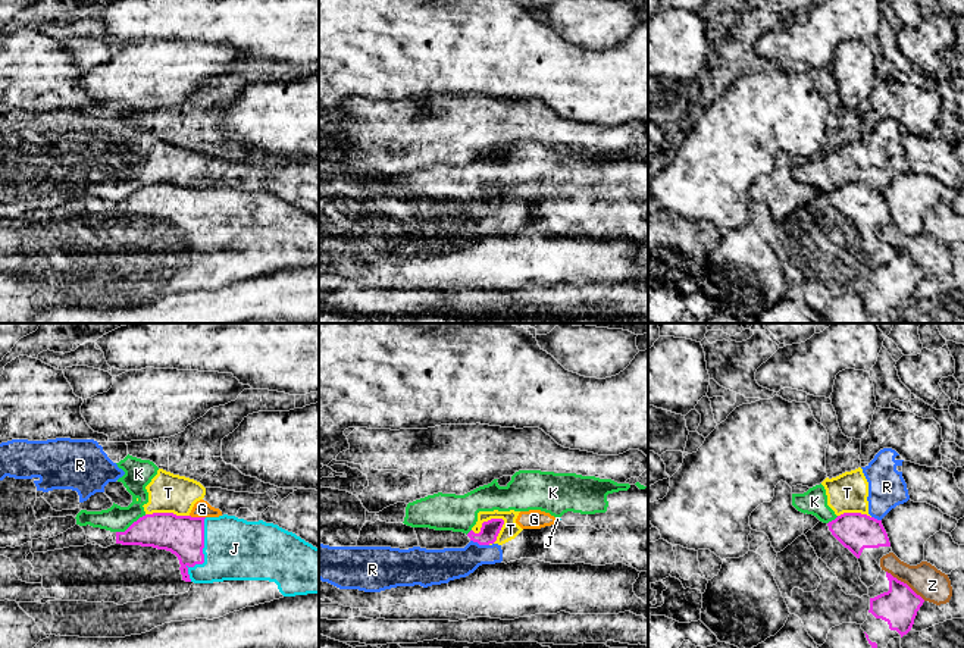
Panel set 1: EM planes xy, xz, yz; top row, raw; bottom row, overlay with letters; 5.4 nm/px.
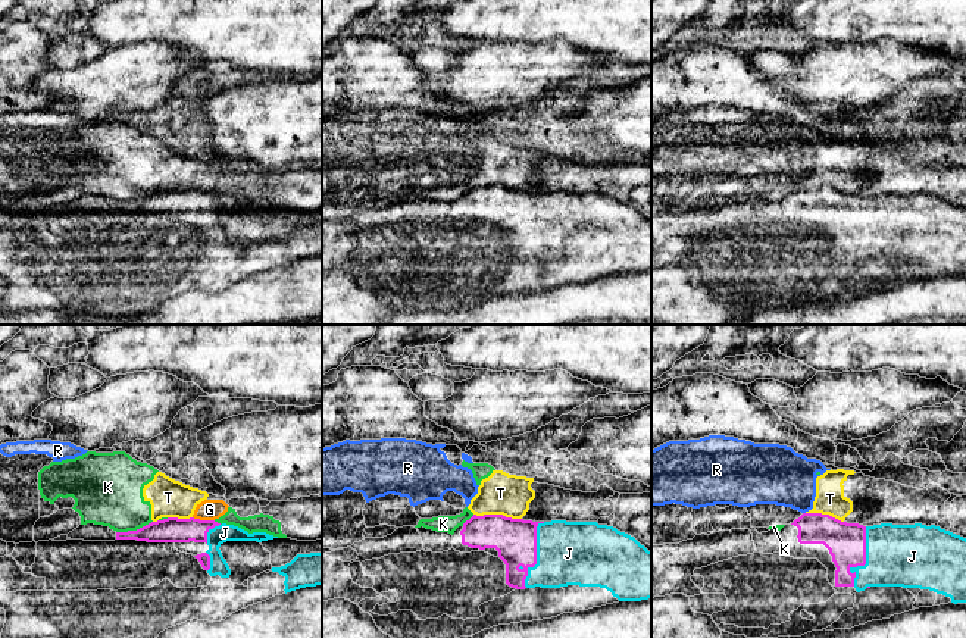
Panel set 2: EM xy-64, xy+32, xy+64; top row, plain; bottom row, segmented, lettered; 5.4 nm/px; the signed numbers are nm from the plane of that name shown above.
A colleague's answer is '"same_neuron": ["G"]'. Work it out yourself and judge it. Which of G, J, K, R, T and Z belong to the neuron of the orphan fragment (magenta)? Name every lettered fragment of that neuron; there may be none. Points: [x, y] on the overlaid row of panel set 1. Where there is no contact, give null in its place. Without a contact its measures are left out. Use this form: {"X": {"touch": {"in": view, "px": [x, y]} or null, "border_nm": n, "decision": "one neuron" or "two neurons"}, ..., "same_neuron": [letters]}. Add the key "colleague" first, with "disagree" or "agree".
{"colleague": "disagree", "G": {"touch": {"in": "xy", "px": [197, 517]}, "border_nm": 90, "decision": "two neurons"}, "J": {"touch": {"in": "xy", "px": [202, 553]}, "border_nm": 360, "decision": "one neuron"}, "K": {"touch": {"in": "xy", "px": [132, 523]}, "border_nm": 190, "decision": "two neurons"}, "R": {"touch": {"in": "xz", "px": [479, 544]}, "border_nm": 110, "decision": "two neurons"}, "T": {"touch": {"in": "xz", "px": [485, 522]}, "border_nm": 190, "decision": "two neurons"}, "Z": {"touch": {"in": "yz", "px": [905, 584]}, "border_nm": 280, "decision": "two neurons"}, "same_neuron": ["J"]}

